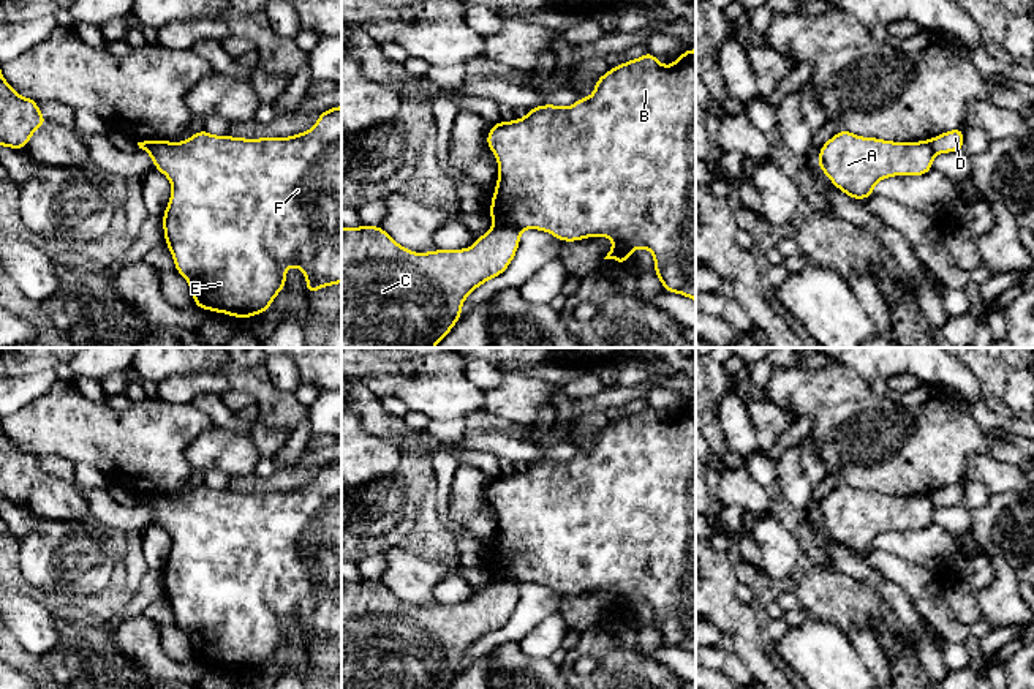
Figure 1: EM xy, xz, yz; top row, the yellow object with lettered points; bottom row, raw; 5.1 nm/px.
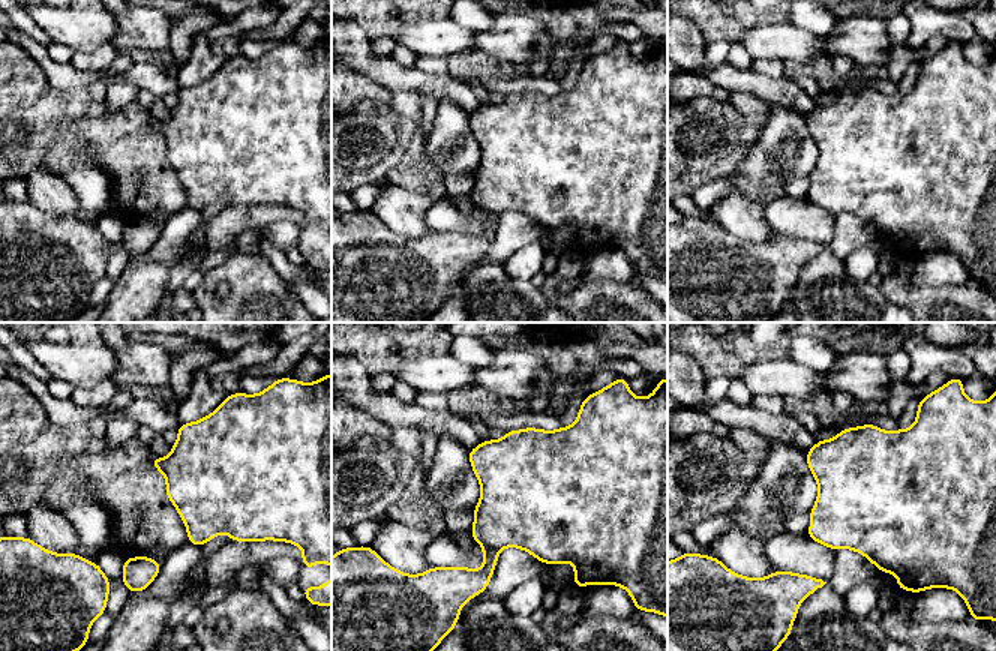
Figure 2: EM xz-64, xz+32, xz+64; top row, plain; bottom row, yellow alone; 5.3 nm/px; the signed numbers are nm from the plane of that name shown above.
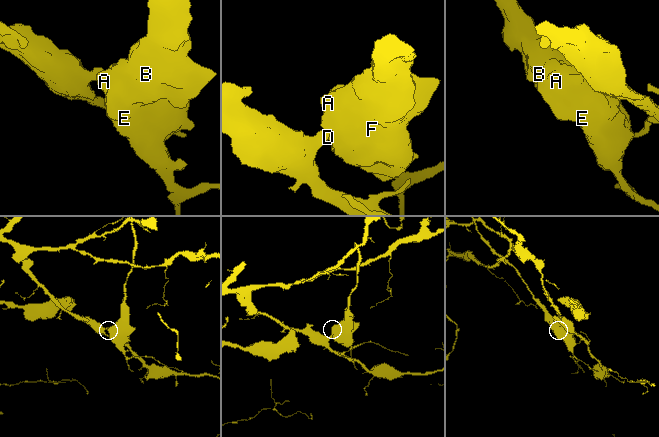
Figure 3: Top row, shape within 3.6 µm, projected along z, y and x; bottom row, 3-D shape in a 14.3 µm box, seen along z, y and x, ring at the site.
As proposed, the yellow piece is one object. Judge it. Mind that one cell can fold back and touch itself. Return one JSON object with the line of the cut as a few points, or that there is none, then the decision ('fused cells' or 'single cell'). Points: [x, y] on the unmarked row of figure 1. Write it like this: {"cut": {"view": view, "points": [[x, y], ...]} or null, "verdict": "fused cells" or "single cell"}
{"cut": {"view": "xz", "points": [[495, 579], [505, 579], [519, 587]]}, "verdict": "fused cells"}

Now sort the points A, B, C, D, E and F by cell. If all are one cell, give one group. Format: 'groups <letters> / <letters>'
groups A B E F / C D

